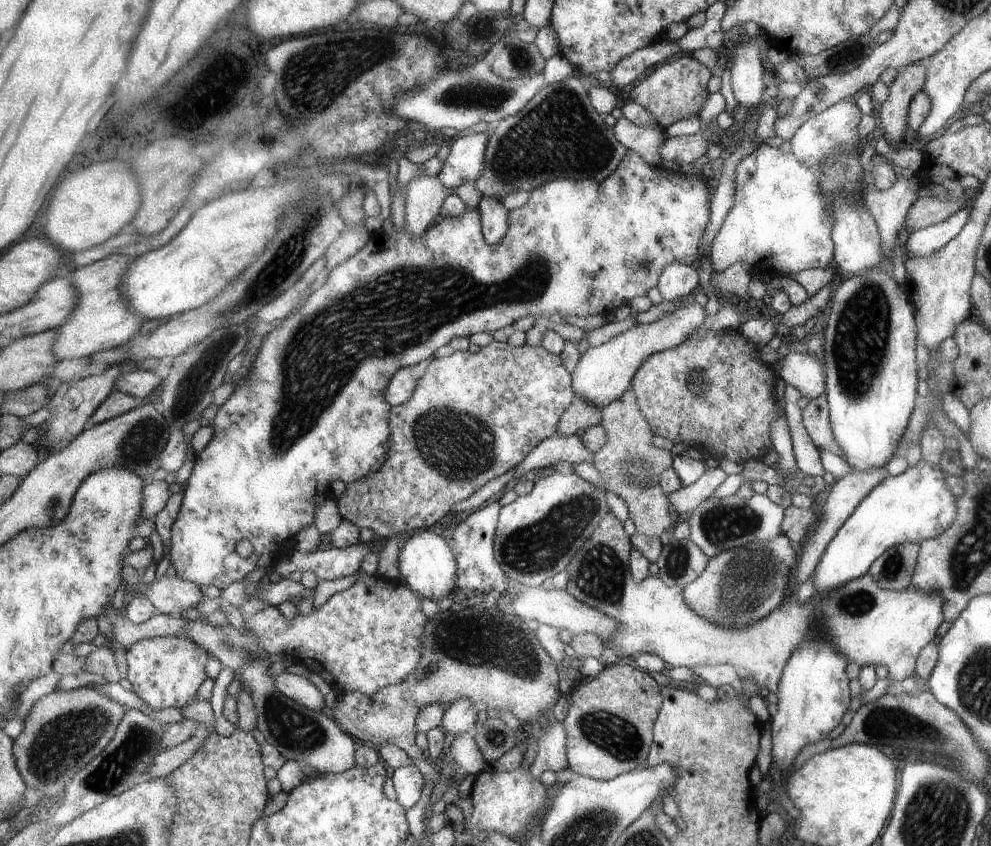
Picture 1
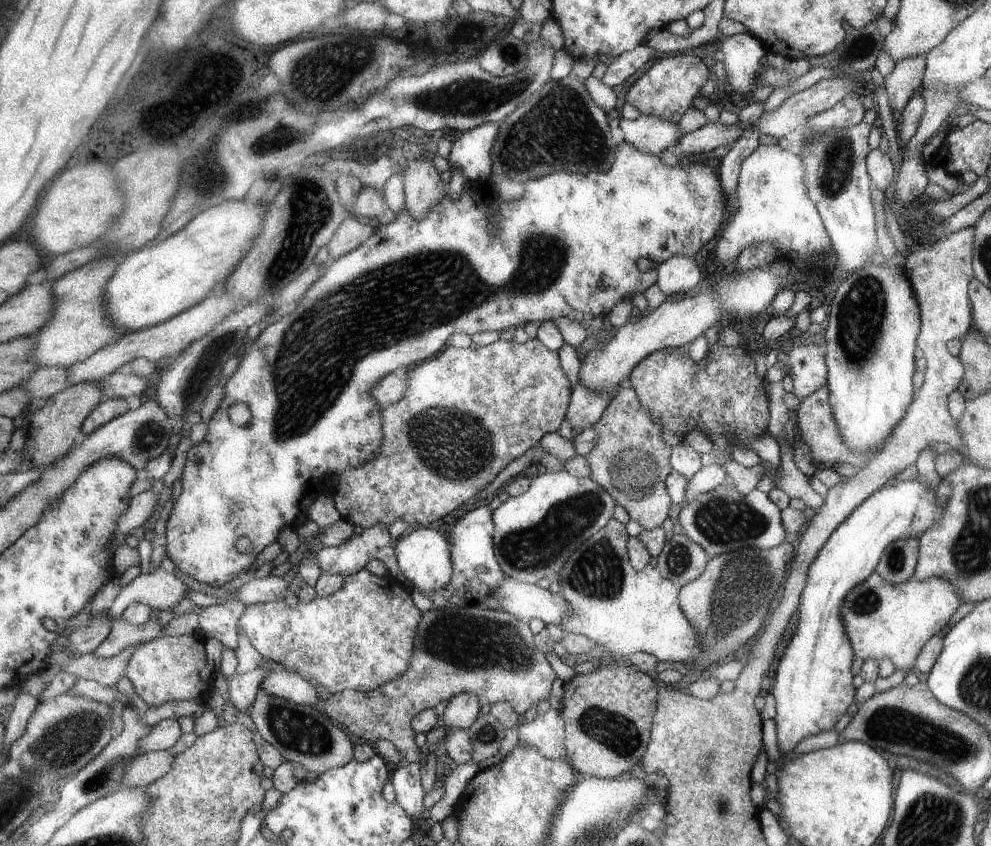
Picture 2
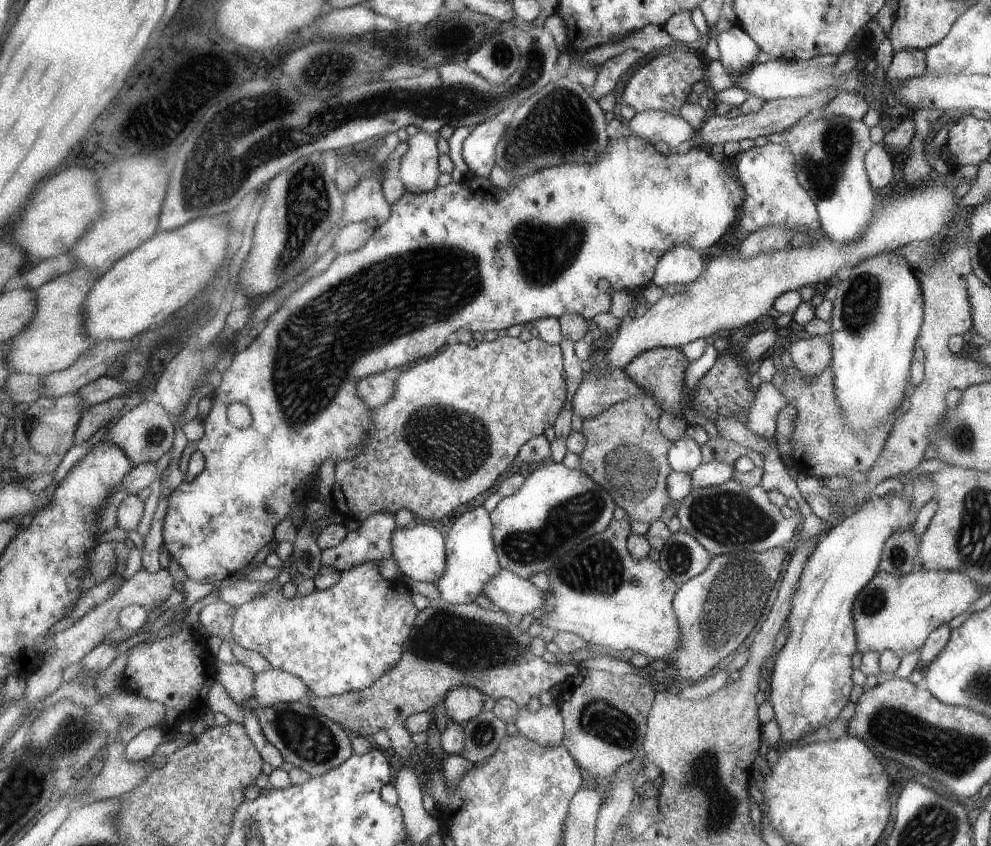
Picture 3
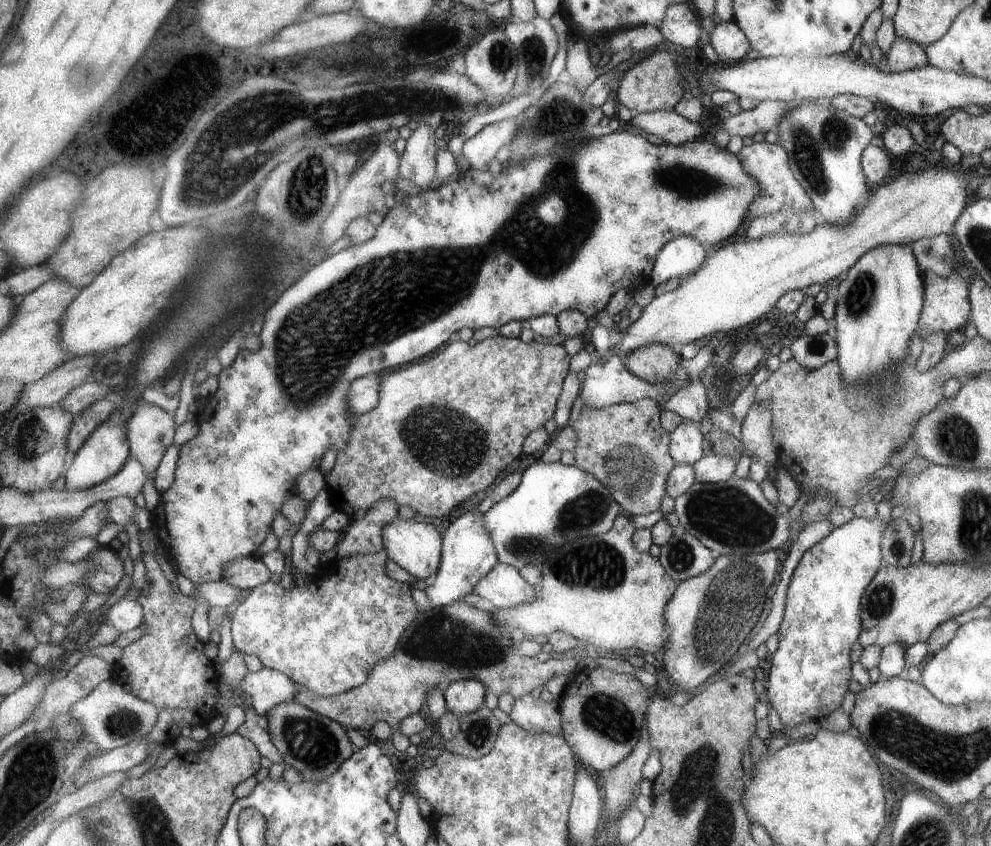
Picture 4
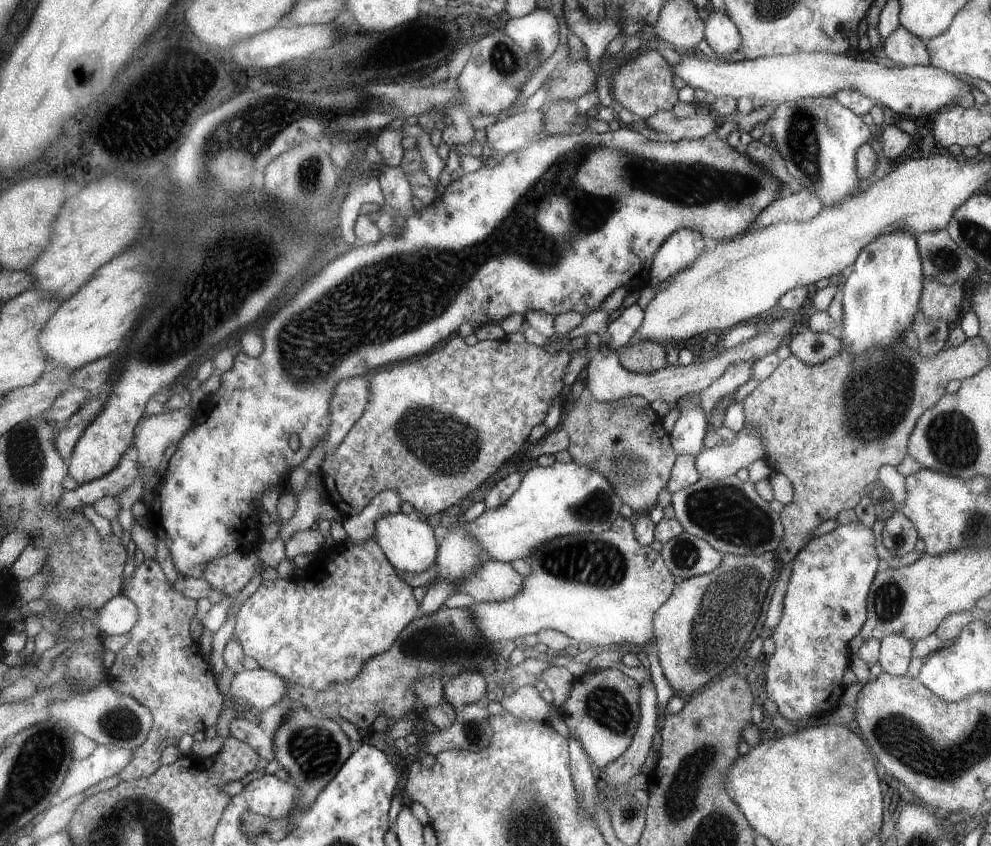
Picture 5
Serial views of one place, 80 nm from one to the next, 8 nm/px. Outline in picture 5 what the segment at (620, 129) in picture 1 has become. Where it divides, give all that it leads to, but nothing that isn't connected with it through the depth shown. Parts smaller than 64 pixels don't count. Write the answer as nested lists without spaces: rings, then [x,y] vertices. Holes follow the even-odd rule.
[[[670,110],[659,111],[644,121],[649,128],[656,132],[663,132],[668,136],[669,141],[679,139],[701,139],[705,134],[709,134],[715,126],[711,115],[695,114],[691,117],[676,117]]]

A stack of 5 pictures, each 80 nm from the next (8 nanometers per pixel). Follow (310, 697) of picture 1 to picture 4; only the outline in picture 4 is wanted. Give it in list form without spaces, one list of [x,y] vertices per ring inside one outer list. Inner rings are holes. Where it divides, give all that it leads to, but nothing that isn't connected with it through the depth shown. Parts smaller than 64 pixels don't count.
[[[263,667],[257,672],[248,672],[241,683],[241,692],[247,693],[253,700],[253,708],[261,715],[265,715],[279,703],[290,703],[296,700],[300,693],[301,685],[288,674],[277,669]]]

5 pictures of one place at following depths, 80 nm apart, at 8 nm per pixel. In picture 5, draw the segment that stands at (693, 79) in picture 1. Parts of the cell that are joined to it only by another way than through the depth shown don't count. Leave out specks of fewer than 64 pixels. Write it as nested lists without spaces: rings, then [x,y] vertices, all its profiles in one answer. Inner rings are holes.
[[[649,51],[637,56],[631,61],[625,61],[629,63],[621,66],[614,75],[612,75],[613,82],[609,82],[609,84],[612,85],[615,102],[620,103],[625,110],[633,113],[637,118],[643,118],[644,120],[659,111],[669,111],[671,106],[677,102],[677,92],[675,92],[675,88],[671,86],[671,72],[669,72],[669,66],[667,66],[665,59],[663,59],[657,51]]]

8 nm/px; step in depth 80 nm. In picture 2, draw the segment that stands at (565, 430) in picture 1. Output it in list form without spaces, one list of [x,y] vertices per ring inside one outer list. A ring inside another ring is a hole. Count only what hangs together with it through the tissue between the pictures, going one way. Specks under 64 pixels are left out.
[[[581,384],[573,386],[571,404],[567,418],[572,428],[589,428],[599,422],[603,408],[607,406],[613,395],[600,393]]]

